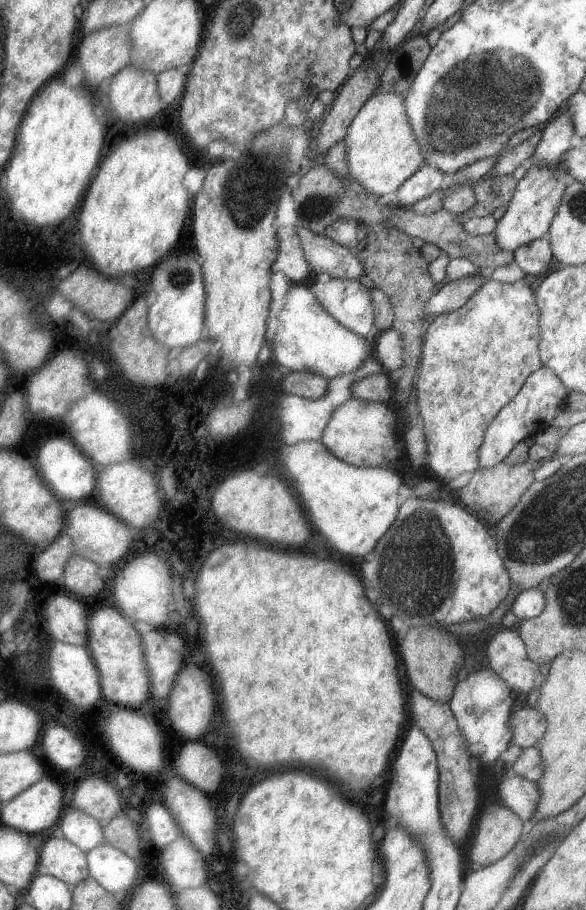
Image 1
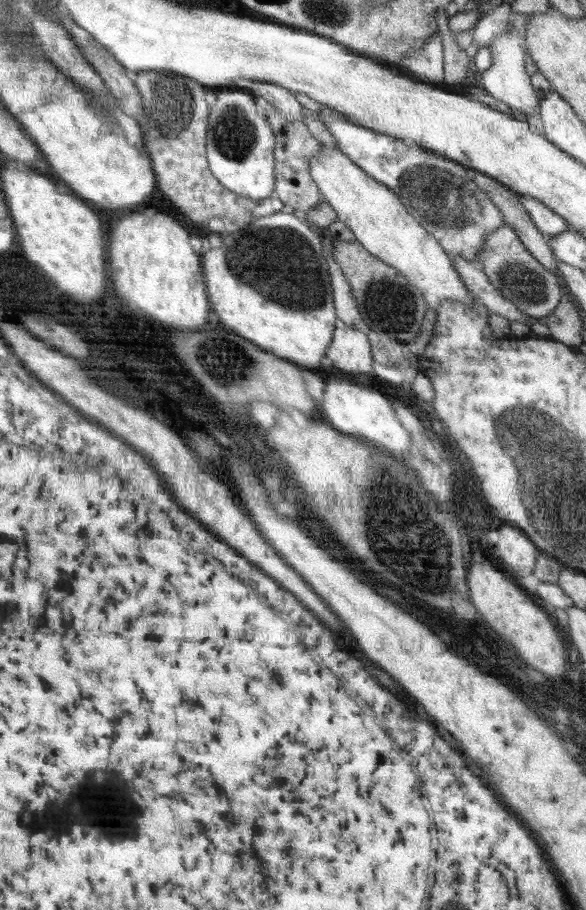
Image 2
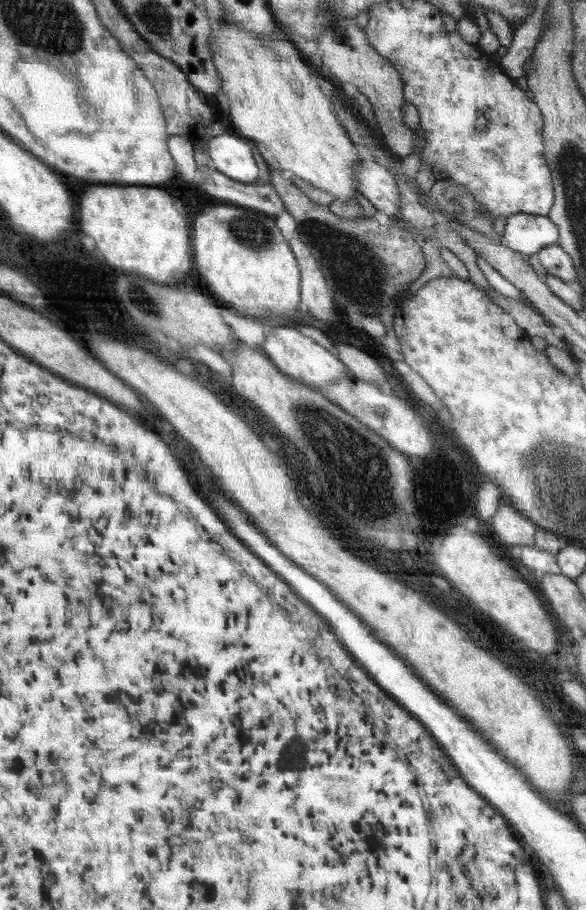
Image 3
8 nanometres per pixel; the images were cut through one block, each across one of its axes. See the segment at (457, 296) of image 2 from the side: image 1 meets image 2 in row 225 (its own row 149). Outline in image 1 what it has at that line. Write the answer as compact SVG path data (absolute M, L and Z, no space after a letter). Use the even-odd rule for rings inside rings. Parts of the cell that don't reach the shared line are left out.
M376 90L358 111L343 138L346 142L346 164L352 180L376 196L396 192L427 165L427 156L407 116L405 100L402 94Z

